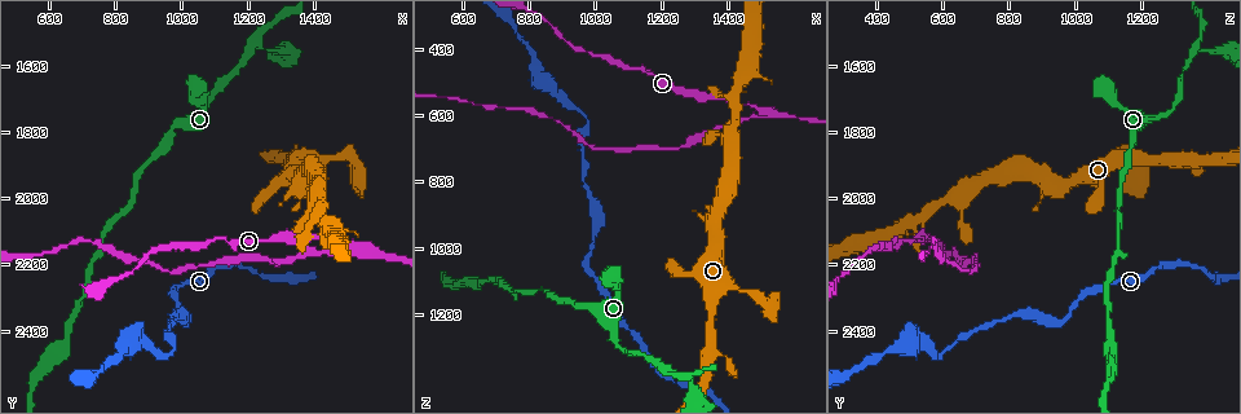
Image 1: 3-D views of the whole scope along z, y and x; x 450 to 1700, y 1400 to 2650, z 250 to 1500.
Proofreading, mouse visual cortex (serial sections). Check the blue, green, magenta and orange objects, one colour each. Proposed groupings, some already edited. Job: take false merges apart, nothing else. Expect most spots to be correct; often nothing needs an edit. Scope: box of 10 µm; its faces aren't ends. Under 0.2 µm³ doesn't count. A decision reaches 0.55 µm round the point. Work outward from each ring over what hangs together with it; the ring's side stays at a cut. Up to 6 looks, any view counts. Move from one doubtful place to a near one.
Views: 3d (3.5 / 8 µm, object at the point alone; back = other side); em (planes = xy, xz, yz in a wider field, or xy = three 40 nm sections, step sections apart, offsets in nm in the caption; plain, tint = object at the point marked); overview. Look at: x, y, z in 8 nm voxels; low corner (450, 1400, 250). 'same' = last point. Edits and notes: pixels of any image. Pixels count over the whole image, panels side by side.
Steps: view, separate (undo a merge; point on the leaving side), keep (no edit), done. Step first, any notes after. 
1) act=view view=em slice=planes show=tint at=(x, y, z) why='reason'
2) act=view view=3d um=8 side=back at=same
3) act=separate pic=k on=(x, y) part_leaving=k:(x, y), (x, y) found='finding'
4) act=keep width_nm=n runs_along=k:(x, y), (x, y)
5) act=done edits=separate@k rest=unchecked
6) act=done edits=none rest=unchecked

act=view view=3d um=8 at=(1500, 1870, 1160) why='sharp bend'

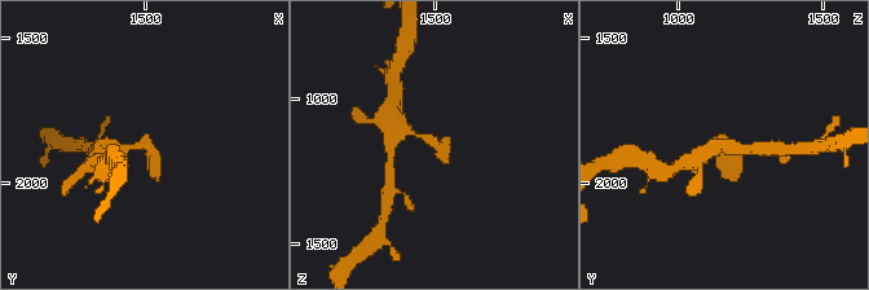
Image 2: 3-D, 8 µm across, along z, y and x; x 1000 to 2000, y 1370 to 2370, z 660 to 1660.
act=view view=em slice=xy step=1 show=tint at=same why='shape alone is not enough'

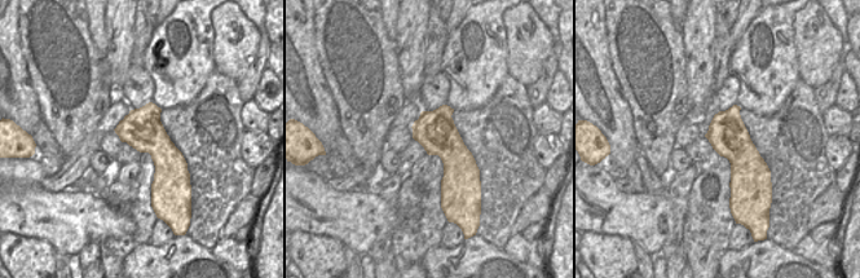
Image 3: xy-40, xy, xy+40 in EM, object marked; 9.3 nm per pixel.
act=keep width_nm=380 runs_along=2:(400, 128), (428, 137), (445, 156) found='all the same cell'

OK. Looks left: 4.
act=view view=3d um=3.5 side=back at=(1510, 2140, 590) why='sharp bend'

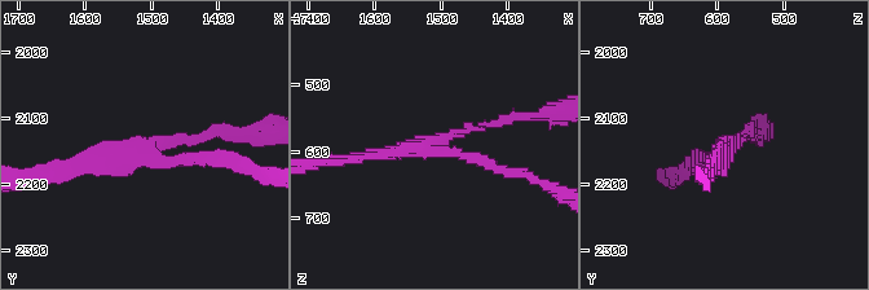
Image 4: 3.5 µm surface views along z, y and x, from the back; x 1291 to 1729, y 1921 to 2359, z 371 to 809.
act=view view=em slice=xy step=2 show=tint at=(1510, 2150, 590)

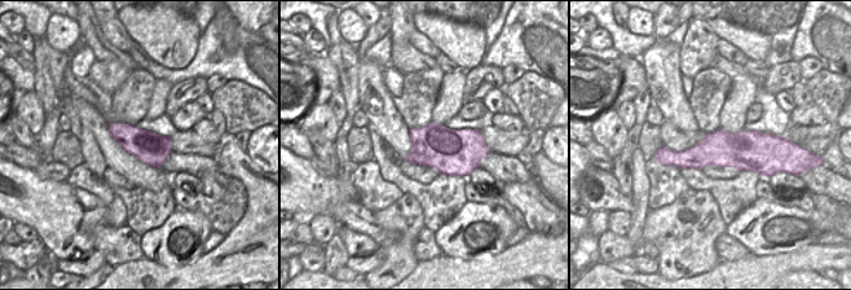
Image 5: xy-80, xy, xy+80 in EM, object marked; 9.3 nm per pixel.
act=keep arm_widths_nm=150,150,150 runs_along=4:(749, 133), (696, 161) found='all the same cell'

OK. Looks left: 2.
act=view view=3d um=3.5 at=(960, 2480, 590) why='sharp bend'

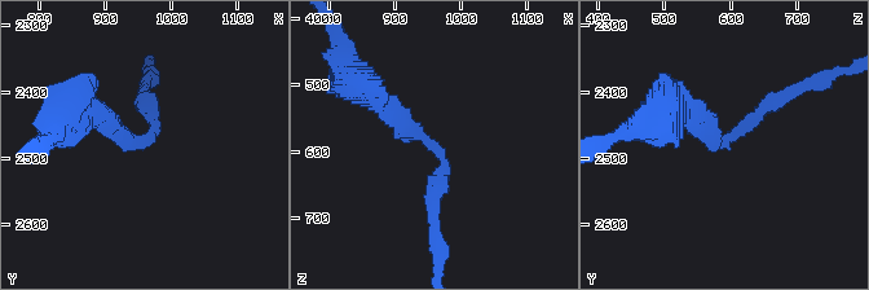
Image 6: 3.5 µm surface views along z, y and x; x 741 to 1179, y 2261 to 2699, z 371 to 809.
act=view view=em slice=xy step=5 show=tint at=(955, 2480, 585) arm_widths_nm=200,300 why='need the tissue'

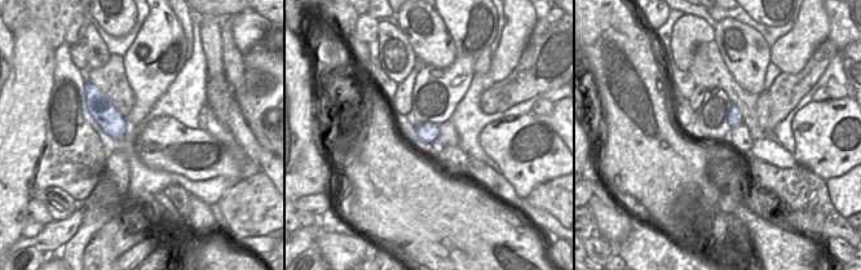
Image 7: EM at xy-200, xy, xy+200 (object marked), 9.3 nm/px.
act=keep runs_along=6:(432, 206), (444, 159), (365, 89) found='all the same cell'

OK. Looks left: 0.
act=done edits=none rest=unchecked

